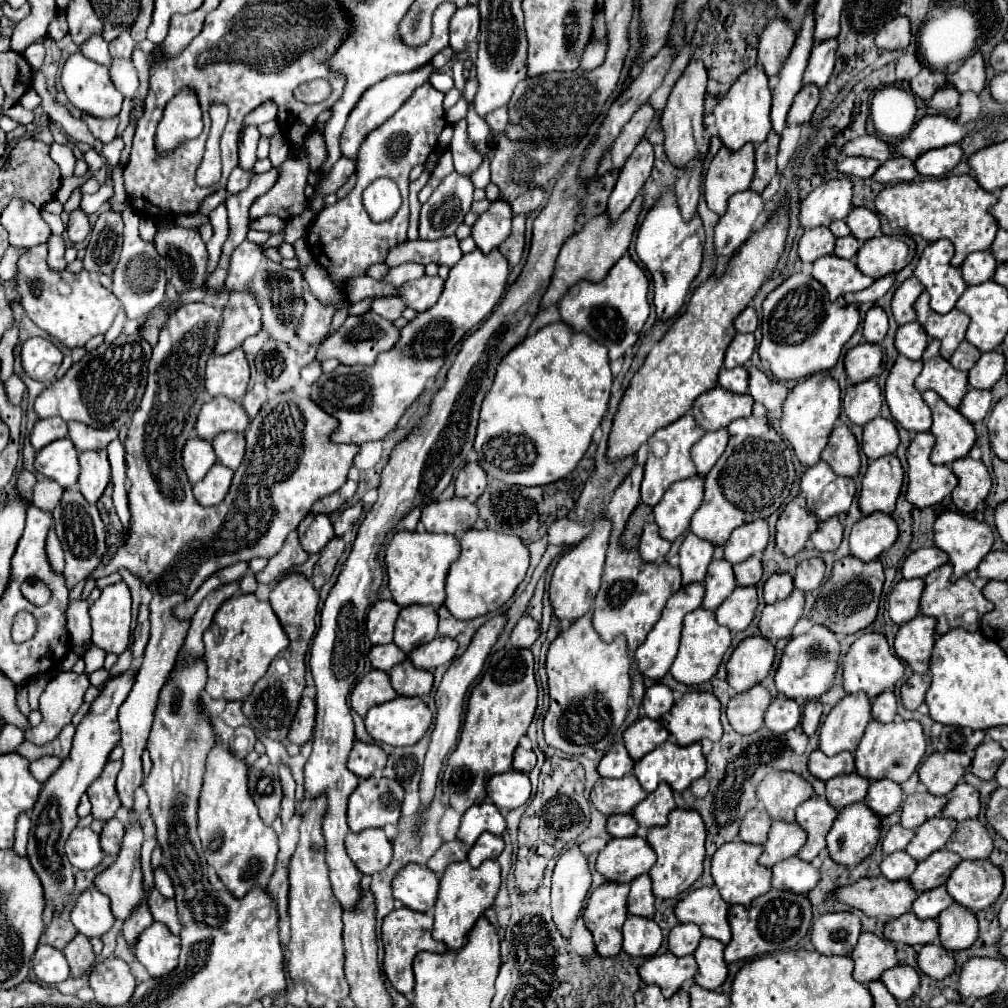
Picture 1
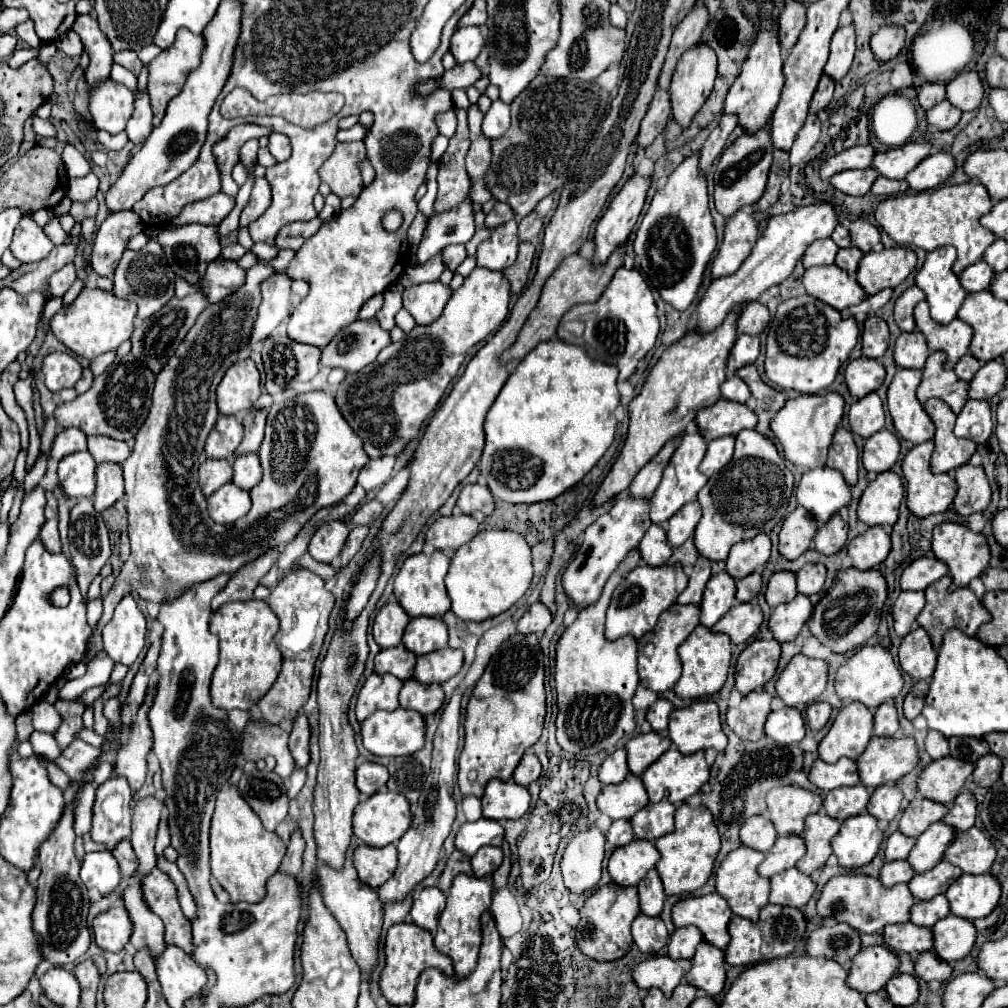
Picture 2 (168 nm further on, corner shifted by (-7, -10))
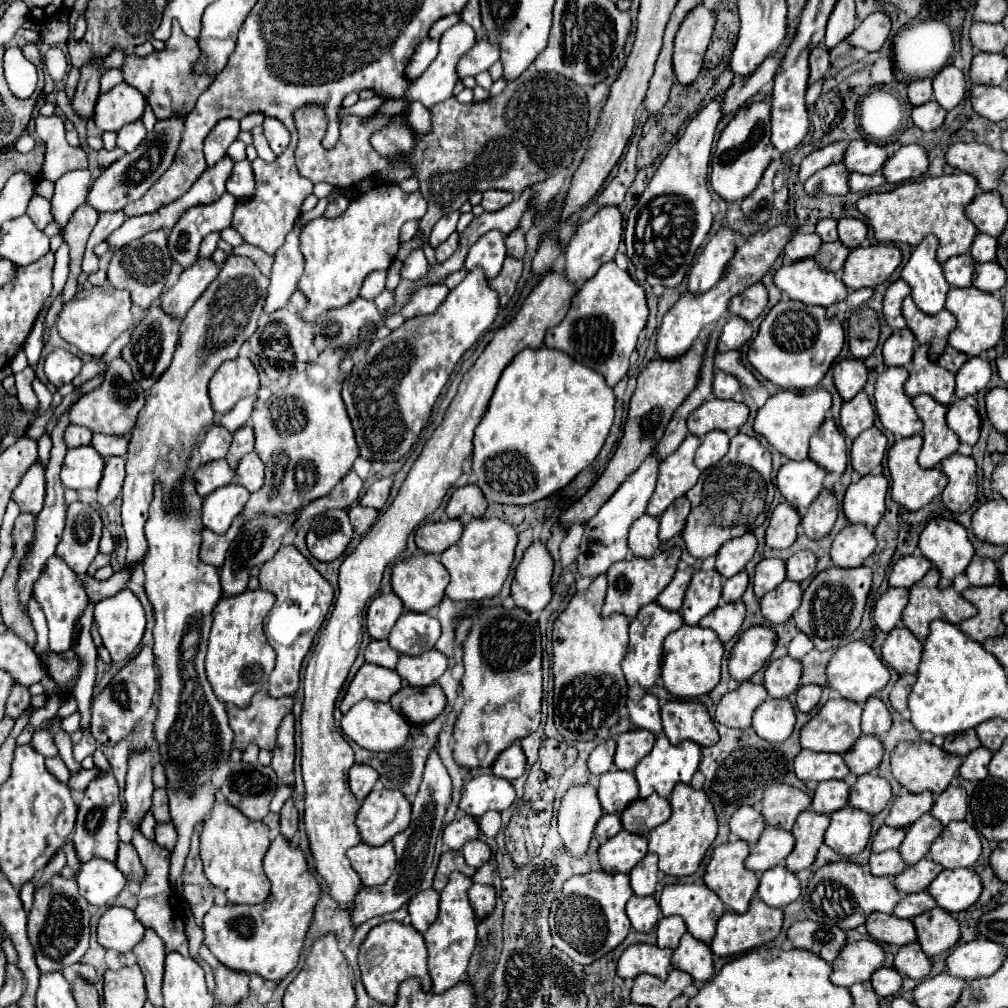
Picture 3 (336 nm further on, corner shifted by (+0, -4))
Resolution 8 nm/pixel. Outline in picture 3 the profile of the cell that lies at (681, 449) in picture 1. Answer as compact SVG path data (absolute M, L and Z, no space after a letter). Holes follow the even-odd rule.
M686 436L680 448L662 460L656 490L648 502L646 512L650 516L660 516L676 498L684 496L698 480L700 470L694 466L694 454L700 446L698 436Z

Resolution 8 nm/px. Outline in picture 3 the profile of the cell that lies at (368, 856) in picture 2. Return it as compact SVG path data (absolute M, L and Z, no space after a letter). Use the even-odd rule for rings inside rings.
M360 842L348 850L348 860L352 868L358 872L362 886L384 884L396 868L392 842L386 842L384 846L378 846L378 848Z

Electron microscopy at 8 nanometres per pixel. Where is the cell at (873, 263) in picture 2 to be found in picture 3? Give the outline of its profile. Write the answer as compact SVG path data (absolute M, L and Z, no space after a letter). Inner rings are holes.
M876 244L876 246L868 246L868 248L850 250L846 264L842 268L842 282L850 290L858 290L858 288L864 288L864 286L874 288L874 286L886 282L892 276L892 272L900 266L900 262L902 262L902 252L892 244Z

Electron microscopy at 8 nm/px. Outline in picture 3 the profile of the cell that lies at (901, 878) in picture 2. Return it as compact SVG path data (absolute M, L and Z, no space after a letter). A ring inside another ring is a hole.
M886 850L880 854L870 854L870 872L874 876L896 876L906 868L906 864L900 860L898 850Z

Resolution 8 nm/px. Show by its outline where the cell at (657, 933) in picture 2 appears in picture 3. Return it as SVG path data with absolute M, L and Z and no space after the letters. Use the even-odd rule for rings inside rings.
M632 896L626 904L626 914L632 922L632 928L638 932L650 932L658 922L658 902L654 896Z

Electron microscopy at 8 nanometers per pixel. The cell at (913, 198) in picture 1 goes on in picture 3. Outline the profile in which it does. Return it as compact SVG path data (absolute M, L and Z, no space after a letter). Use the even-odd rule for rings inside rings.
M958 172L944 176L922 176L914 182L904 182L890 192L866 194L856 202L856 208L864 214L874 230L878 242L900 242L916 246L928 234L934 234L940 242L938 260L946 262L950 256L966 254L974 242L978 230L966 218L964 210L976 196L978 184L974 176Z

